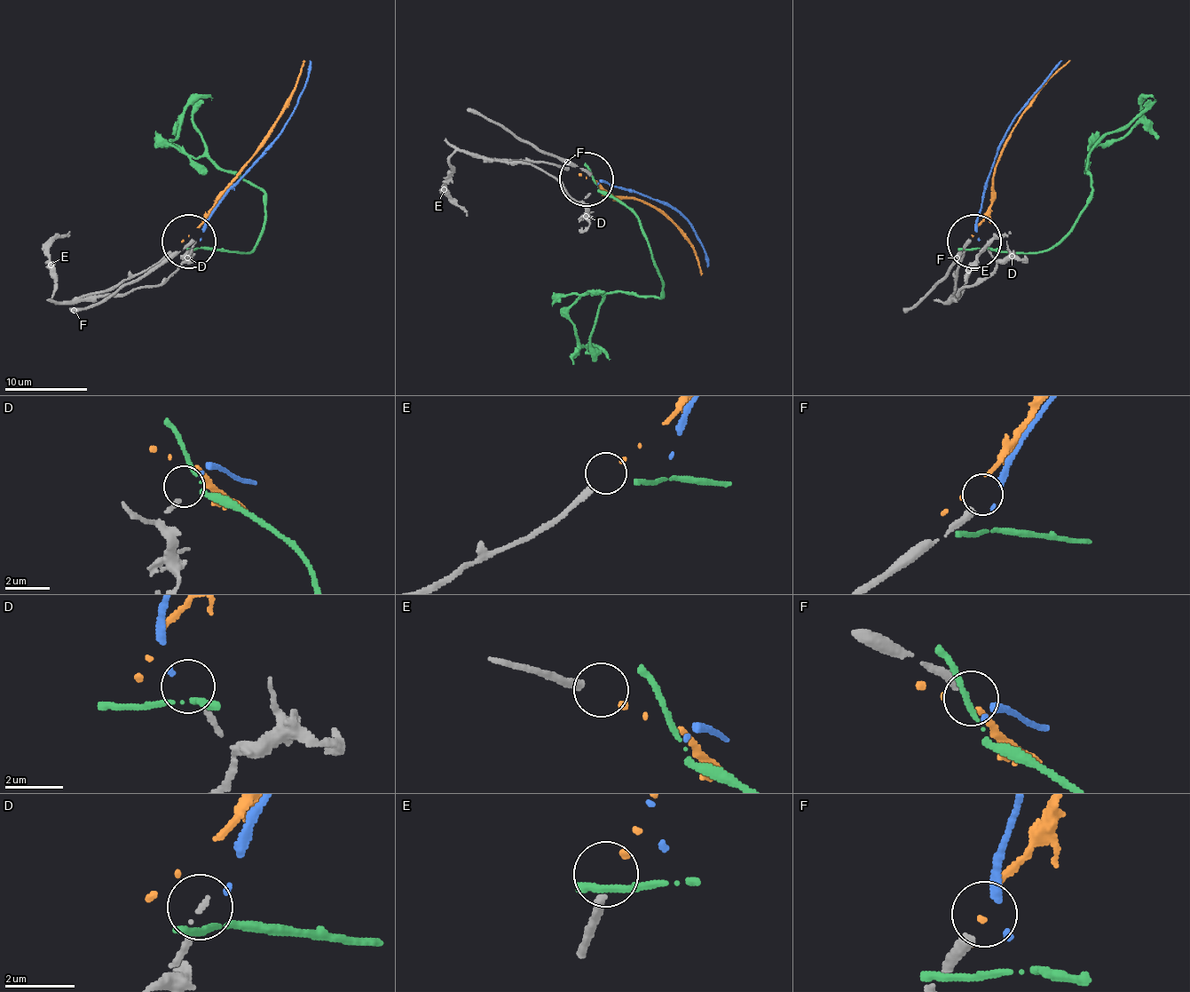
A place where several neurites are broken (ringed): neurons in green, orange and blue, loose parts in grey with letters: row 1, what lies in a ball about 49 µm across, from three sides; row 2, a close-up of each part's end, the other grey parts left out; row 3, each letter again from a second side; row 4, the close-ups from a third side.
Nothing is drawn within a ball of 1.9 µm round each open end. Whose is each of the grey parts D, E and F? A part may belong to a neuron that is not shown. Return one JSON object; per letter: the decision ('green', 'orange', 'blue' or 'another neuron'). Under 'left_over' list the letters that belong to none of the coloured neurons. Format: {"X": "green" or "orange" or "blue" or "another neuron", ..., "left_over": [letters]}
{"D": "blue", "E": "orange", "F": "another neuron", "left_over": ["F"]}

